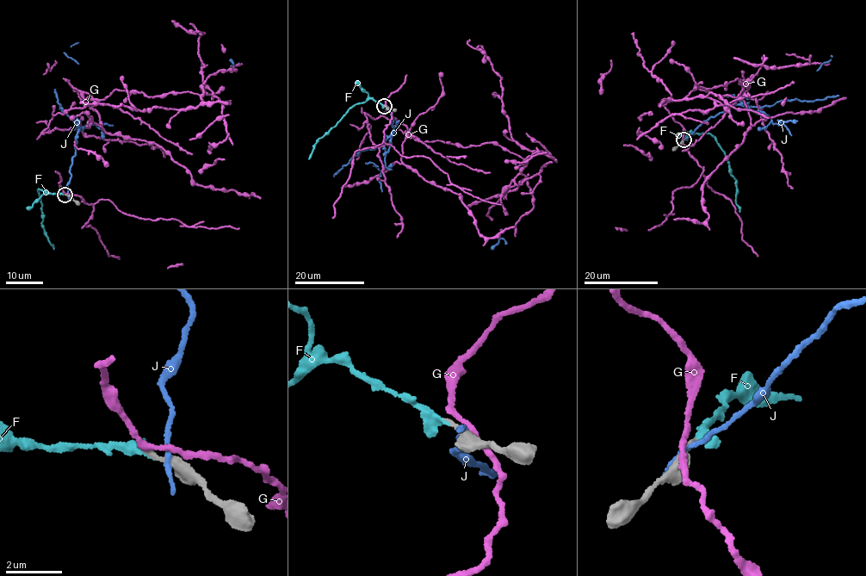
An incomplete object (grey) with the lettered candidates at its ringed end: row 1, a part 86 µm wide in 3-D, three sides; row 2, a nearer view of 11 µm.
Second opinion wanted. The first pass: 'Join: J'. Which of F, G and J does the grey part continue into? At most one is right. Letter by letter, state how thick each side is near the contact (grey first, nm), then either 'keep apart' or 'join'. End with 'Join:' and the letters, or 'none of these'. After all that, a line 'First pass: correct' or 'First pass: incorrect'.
F: calibres 240 and 180 nm; join
G: calibres 400 and 190 nm; keep apart
J: calibres 500 and 140 nm; keep apart
Join: F
First pass: incorrect

